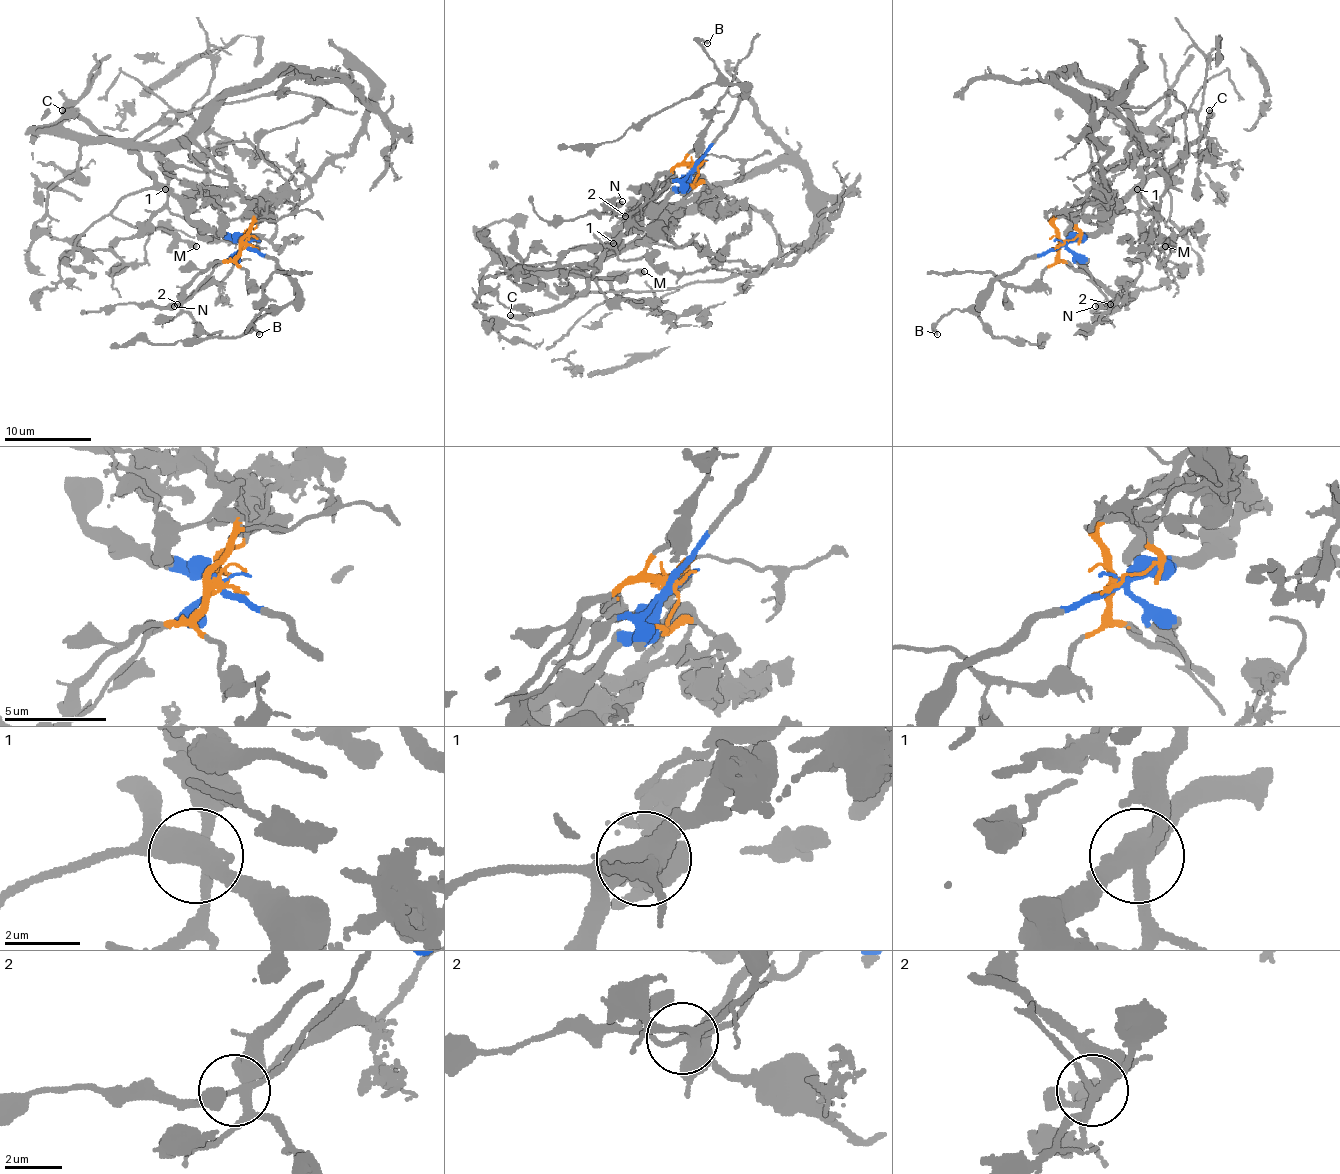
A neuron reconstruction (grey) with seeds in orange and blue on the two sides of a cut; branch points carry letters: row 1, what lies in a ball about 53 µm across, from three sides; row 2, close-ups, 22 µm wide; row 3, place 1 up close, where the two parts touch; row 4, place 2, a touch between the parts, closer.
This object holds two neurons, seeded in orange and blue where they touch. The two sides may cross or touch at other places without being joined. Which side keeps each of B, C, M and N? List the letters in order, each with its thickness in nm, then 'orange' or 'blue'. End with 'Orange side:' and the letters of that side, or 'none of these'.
B: calibre 200 nm; blue
C: calibre 440 nm; blue
M: calibre 500 nm; blue
N: calibre 480 nm; blue
Orange side: none of these

